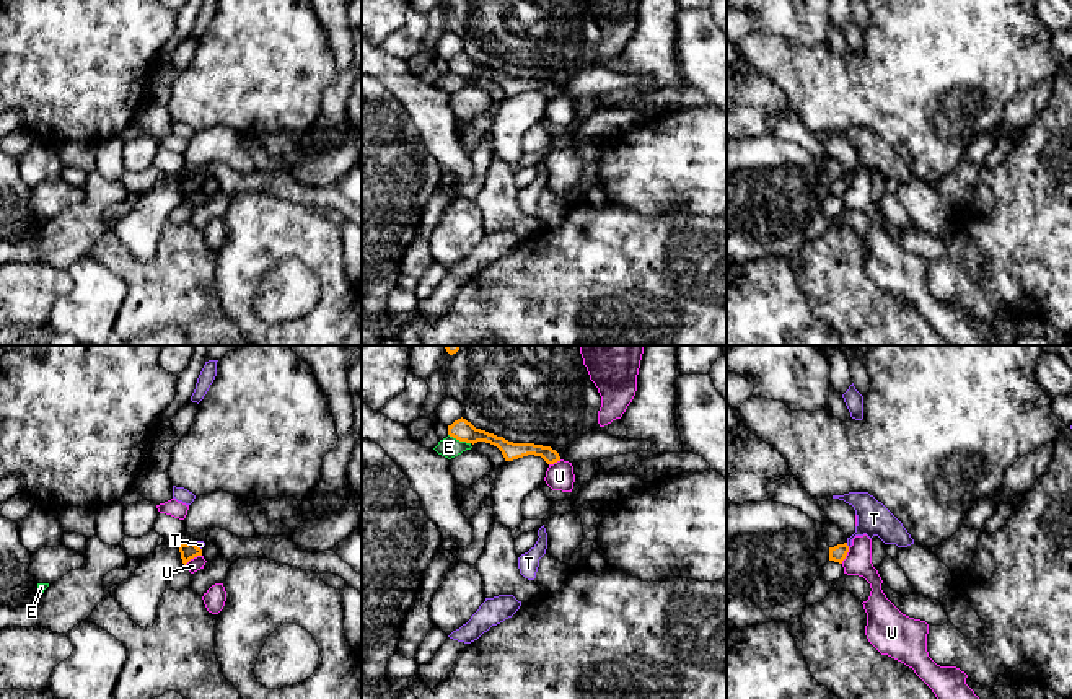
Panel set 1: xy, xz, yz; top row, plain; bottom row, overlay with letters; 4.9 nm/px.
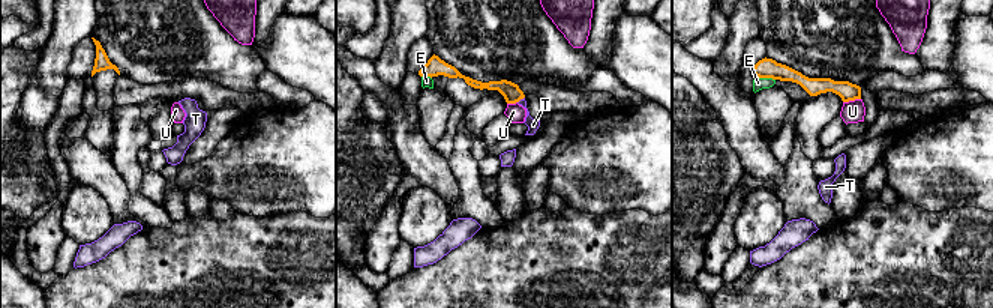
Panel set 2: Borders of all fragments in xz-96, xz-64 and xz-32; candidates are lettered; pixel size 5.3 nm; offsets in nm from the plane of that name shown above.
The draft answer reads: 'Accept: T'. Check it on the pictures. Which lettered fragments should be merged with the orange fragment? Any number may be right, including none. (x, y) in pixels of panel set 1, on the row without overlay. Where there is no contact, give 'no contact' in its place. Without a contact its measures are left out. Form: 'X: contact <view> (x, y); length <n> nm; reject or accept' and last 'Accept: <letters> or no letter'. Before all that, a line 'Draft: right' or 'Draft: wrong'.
Draft: right
E: contact xz (460, 75); length 120 nm; reject
T: contact yz (846, 180); length 30 nm; accept
U: contact xy (193, 193); length 110 nm; reject
Accept: T

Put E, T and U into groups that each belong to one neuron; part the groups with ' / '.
E / T / U

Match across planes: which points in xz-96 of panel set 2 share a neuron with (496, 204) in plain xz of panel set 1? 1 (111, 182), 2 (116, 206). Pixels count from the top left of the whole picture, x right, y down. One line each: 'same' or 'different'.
1: different
2: different

